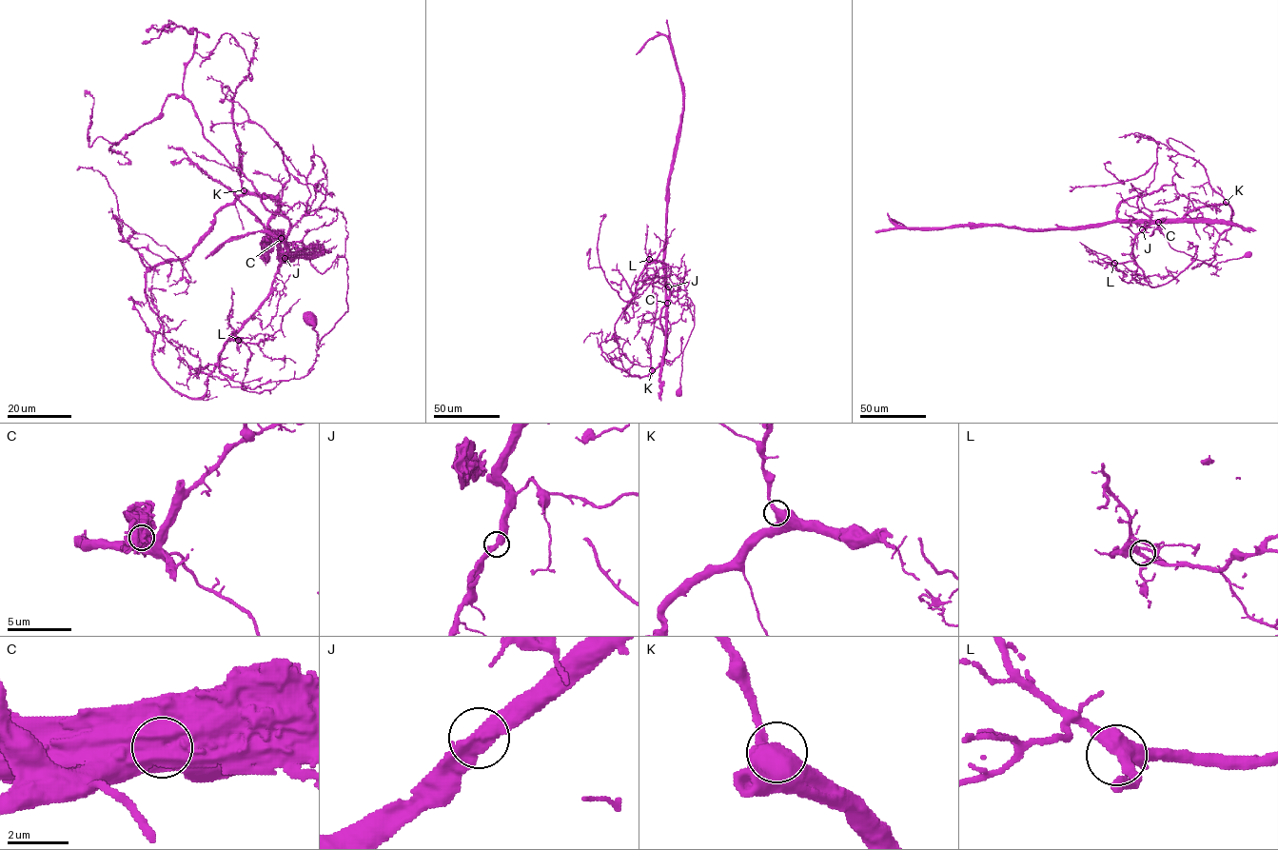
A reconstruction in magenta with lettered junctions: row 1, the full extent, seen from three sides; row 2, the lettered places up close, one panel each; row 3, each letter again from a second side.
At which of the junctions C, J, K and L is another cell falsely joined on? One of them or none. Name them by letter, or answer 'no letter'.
C

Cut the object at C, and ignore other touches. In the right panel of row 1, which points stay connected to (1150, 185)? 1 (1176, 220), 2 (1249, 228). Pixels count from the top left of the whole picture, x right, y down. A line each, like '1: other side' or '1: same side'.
1: other side
2: other side

